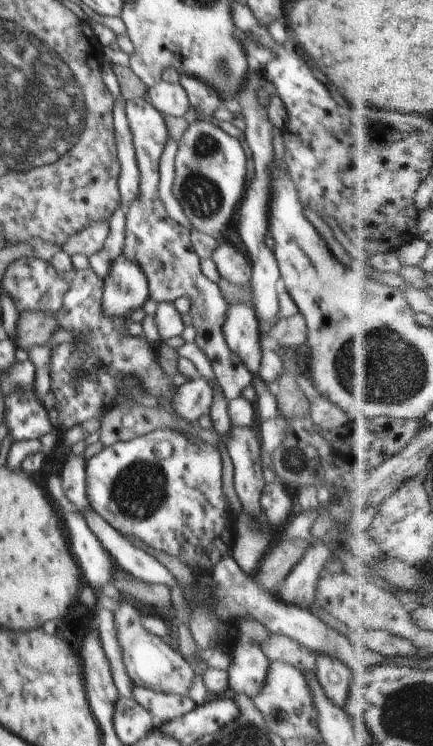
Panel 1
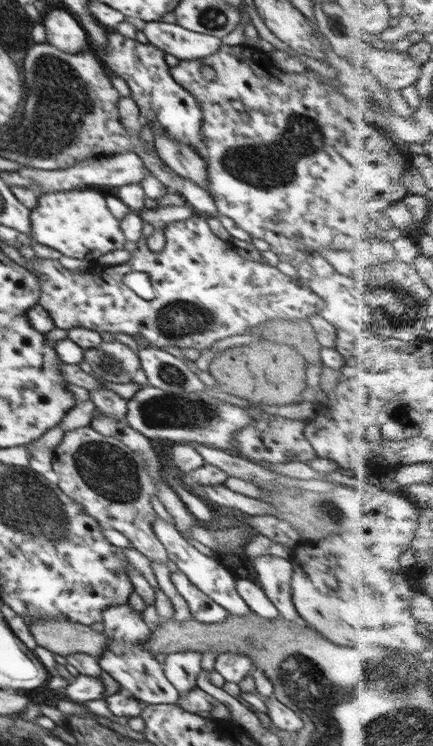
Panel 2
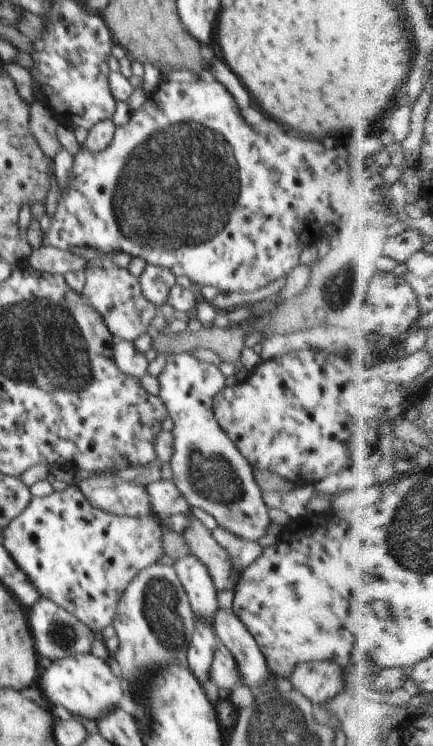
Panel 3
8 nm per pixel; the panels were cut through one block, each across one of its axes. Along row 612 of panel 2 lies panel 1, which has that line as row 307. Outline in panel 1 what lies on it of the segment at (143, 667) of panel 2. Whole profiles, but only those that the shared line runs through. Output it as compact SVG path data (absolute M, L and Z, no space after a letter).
M120 255L104 281L103 312L113 319L129 319L130 314L142 308L148 299L146 276L136 263Z

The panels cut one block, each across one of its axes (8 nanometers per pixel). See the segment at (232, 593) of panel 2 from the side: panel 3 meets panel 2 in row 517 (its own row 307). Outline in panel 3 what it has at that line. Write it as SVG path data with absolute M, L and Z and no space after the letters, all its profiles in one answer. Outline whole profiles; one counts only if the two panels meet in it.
M148 263L138 278L142 295L159 309L167 302L169 291L176 285L175 277L169 268Z

